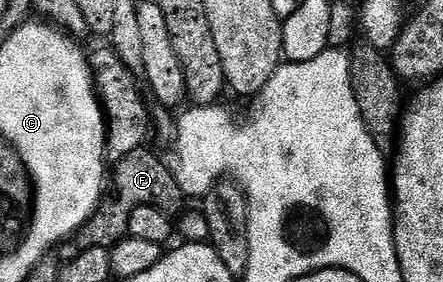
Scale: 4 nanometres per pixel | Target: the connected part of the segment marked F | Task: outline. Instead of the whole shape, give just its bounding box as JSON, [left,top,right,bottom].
[74,147,186,250]

